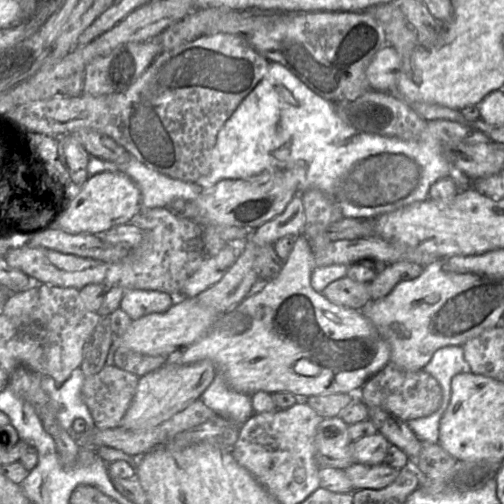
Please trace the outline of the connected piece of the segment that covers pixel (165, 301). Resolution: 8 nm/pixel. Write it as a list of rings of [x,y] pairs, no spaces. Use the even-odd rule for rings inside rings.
[[[134,289],[126,291],[119,308],[134,321],[151,314],[165,313],[175,302],[174,296],[164,292]]]

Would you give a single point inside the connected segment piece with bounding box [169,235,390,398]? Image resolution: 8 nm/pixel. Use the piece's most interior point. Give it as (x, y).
(298, 341)

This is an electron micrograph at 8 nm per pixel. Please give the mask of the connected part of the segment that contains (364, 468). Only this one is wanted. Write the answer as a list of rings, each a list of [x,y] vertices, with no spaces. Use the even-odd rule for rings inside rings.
[[[354,463],[344,471],[352,482],[354,490],[382,489],[394,482],[400,473],[399,469],[386,463],[378,465]]]

